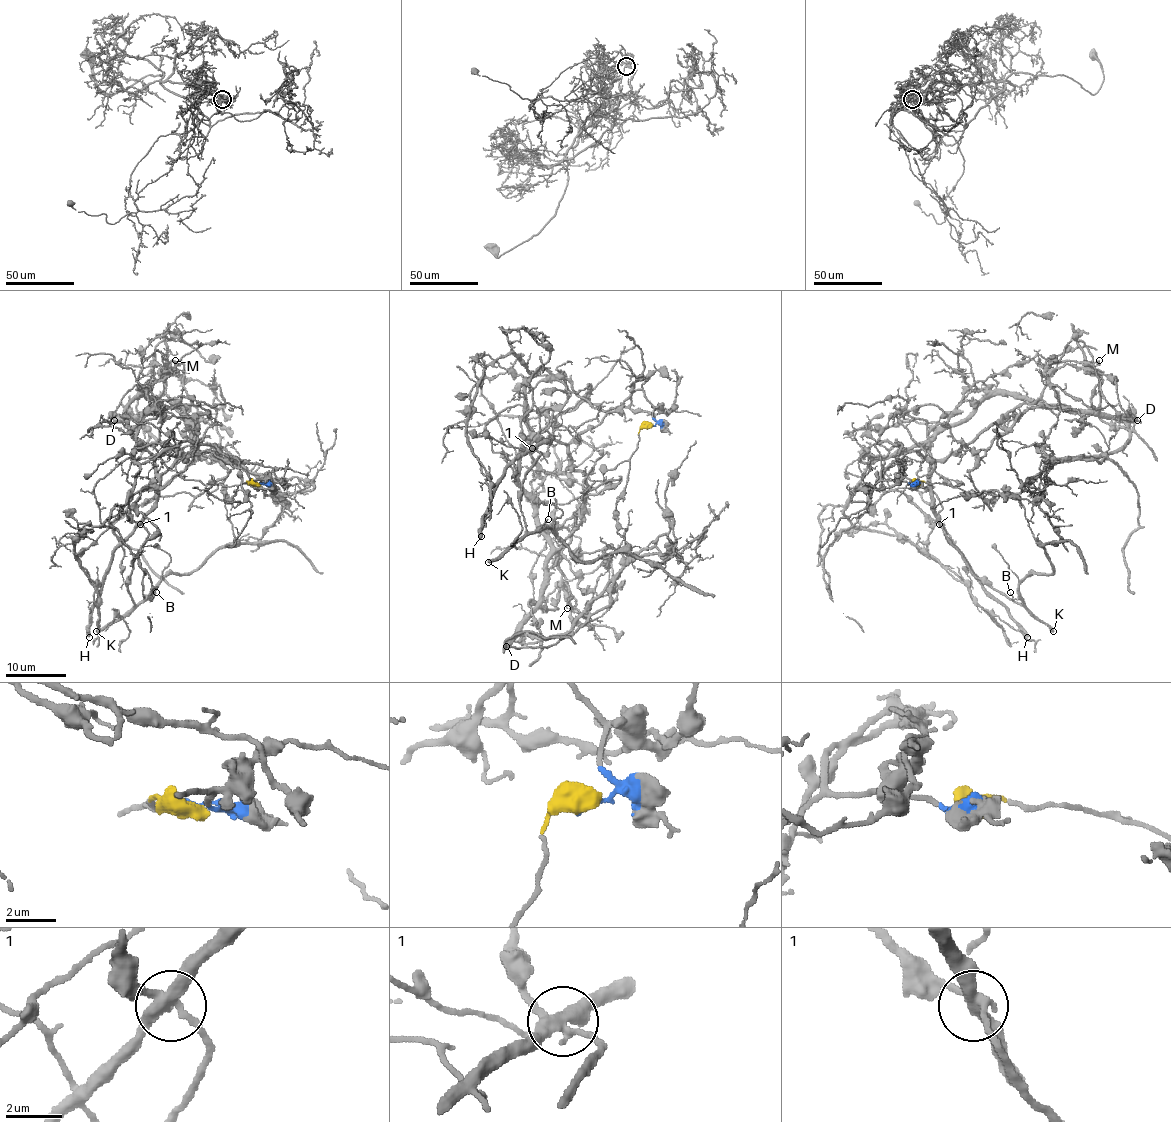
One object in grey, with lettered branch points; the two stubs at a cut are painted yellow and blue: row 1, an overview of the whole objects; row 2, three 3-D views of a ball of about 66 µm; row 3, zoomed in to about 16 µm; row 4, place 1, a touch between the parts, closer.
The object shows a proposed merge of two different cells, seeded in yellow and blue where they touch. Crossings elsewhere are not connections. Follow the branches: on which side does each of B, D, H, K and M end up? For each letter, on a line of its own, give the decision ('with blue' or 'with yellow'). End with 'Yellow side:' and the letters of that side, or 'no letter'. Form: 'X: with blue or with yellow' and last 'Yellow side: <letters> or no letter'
B: with yellow
D: with blue
H: with blue
K: with yellow
M: with blue
Yellow side: B, K

